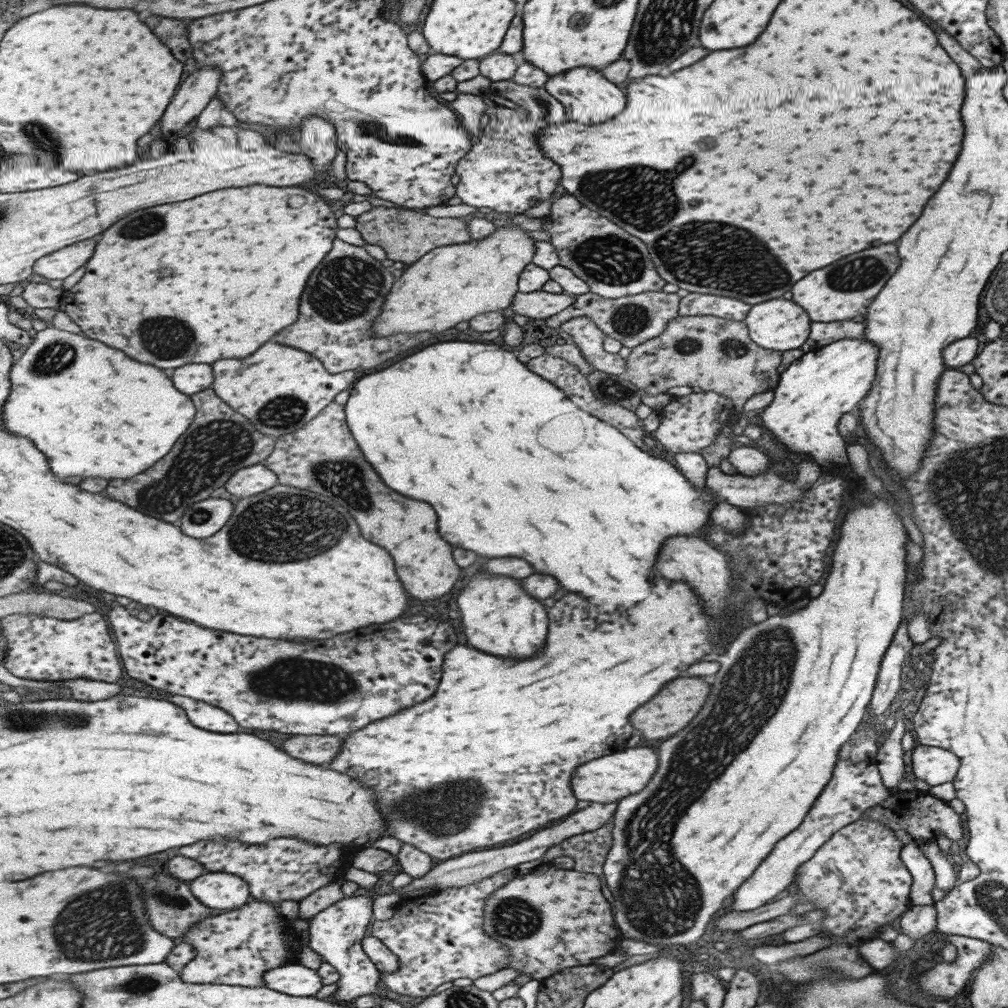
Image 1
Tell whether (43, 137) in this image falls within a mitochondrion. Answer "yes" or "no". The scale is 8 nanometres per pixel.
yes

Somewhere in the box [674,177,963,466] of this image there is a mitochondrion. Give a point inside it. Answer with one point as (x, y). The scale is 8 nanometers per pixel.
(862, 272)

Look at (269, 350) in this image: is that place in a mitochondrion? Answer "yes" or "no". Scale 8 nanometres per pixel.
no

